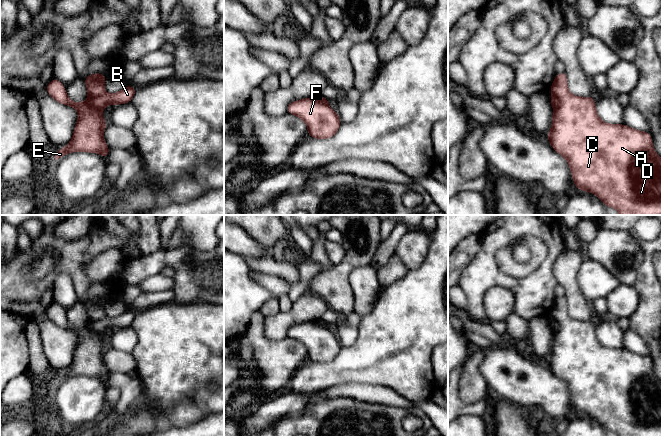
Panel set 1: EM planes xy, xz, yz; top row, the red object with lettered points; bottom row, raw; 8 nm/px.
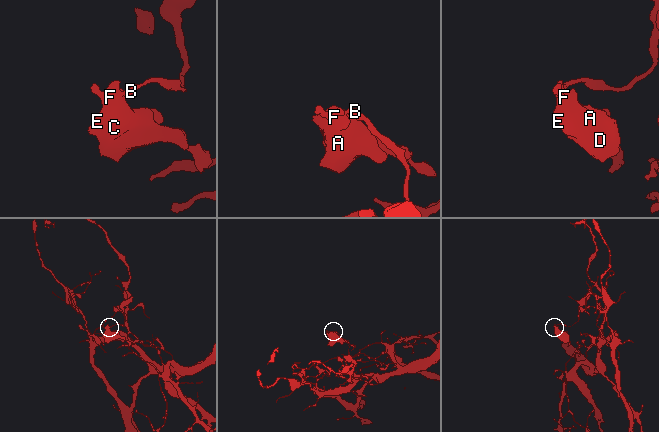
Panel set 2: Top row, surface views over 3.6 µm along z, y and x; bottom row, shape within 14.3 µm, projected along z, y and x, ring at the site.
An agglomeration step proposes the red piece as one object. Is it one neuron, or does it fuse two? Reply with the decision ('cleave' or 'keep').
cleave

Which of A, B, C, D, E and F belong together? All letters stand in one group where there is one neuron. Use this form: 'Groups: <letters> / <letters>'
Groups: A C D E F / B

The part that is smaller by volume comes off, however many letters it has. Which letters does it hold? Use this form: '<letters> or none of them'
A, C, D, E, F

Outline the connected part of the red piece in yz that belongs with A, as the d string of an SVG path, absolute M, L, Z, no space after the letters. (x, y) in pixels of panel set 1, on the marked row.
M565 72L556 74L549 91L553 96L559 99L559 105L553 112L552 126L548 132L548 142L557 153L567 160L576 188L598 196L606 207L616 209L620 215L661 215L661 157L655 152L650 133L633 129L625 124L618 125L603 122L597 114L593 95L589 97L579 97L569 92L567 74Z

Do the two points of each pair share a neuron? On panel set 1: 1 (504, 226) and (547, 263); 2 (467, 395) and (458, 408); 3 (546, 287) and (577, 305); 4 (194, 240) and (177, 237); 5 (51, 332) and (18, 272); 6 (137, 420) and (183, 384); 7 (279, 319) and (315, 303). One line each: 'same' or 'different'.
1: same
2: different
3: different
4: different
5: different
6: different
7: same

